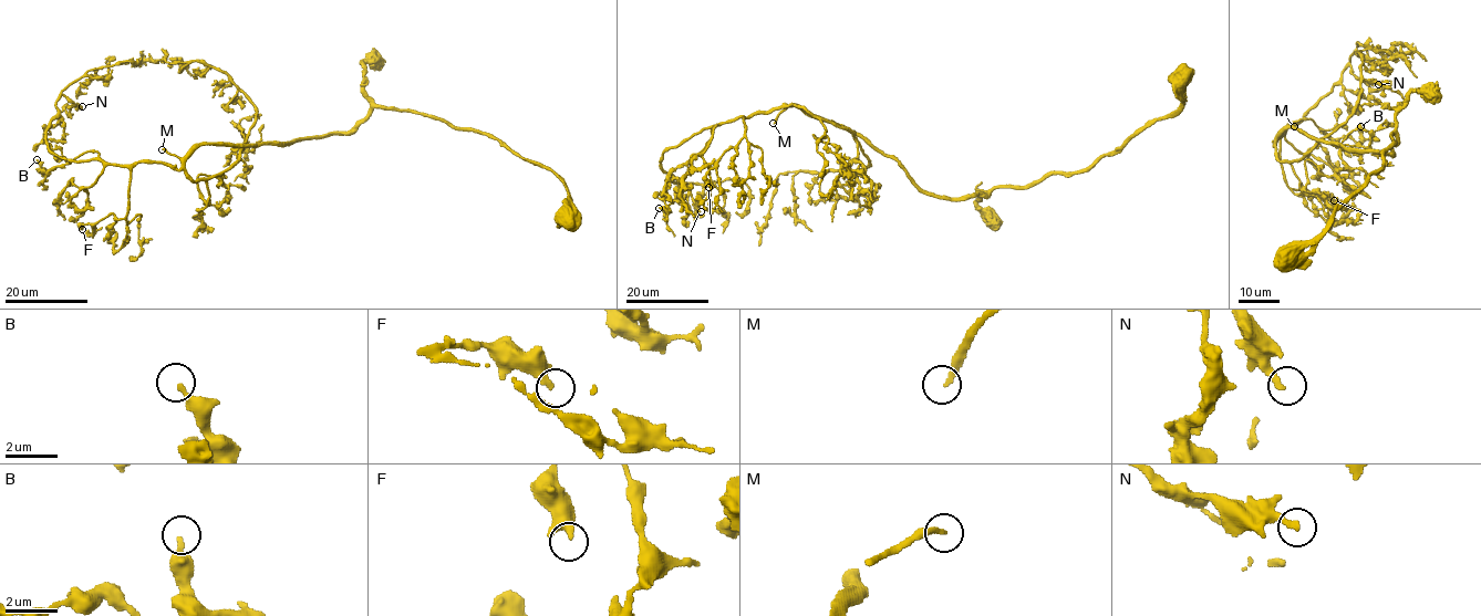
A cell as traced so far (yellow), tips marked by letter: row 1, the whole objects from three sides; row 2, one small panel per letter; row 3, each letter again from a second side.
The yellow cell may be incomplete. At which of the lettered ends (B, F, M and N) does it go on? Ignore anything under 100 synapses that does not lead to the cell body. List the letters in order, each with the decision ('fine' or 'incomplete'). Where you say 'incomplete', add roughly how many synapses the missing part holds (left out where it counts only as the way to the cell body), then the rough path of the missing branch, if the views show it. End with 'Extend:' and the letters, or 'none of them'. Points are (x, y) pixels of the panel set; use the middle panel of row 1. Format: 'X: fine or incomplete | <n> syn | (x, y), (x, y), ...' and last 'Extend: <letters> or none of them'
B: fine
F: fine
M: incomplete | 200 syn | (773, 123), (775, 114), (784, 121), (787, 141), (785, 146), (809, 183), (808, 192), (797, 204)
N: fine
Extend: M

